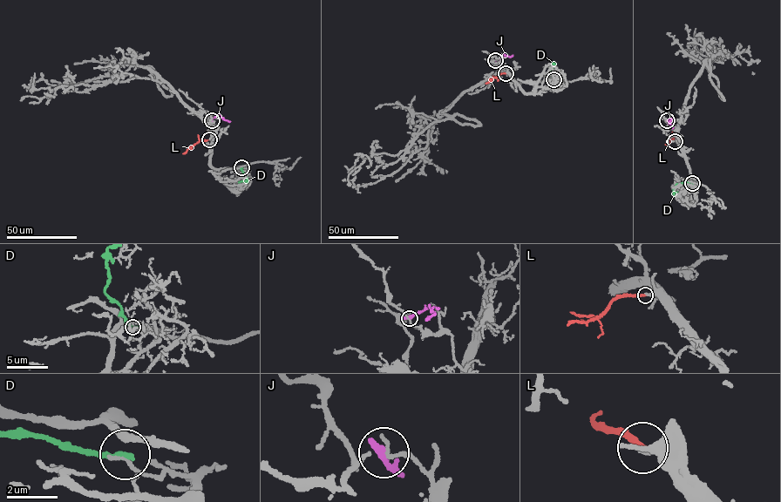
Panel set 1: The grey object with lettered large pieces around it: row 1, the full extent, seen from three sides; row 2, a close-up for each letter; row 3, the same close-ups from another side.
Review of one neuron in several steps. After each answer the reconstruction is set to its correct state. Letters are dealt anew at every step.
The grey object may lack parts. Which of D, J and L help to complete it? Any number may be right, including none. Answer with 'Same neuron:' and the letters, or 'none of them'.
Same neuron: L

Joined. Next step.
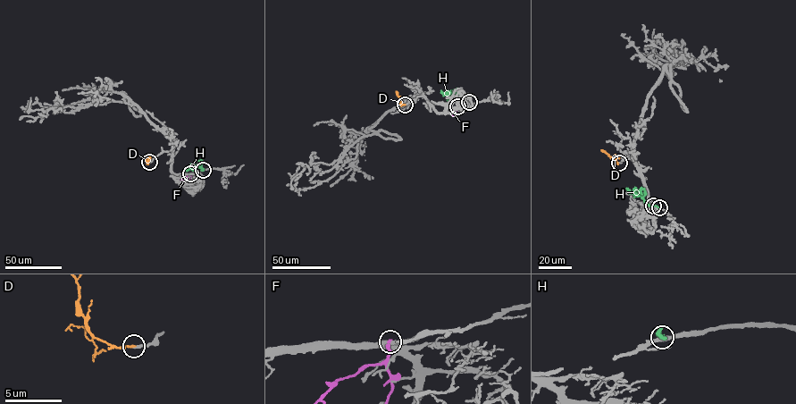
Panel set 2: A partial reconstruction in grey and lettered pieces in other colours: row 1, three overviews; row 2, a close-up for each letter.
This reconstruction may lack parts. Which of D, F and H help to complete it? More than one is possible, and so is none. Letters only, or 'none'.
D

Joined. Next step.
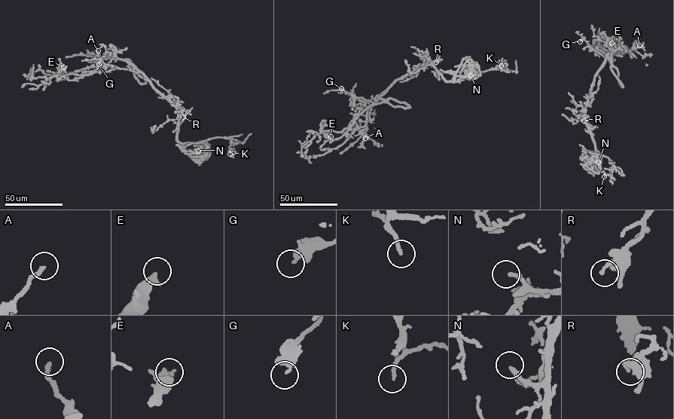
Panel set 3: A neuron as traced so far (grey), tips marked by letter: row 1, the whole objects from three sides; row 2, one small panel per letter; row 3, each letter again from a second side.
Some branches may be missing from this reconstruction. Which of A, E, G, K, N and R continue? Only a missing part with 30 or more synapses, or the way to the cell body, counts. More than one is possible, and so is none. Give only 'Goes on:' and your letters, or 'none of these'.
Goes on: A, N

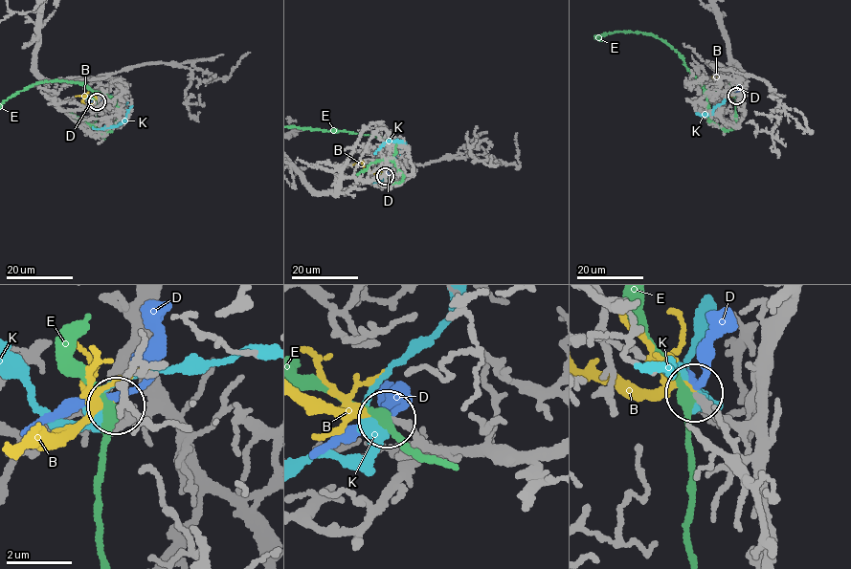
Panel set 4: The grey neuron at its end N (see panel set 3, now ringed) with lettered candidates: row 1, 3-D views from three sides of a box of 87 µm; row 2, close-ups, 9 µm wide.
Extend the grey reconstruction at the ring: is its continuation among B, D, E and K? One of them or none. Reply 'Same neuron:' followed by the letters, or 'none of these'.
Same neuron: B

